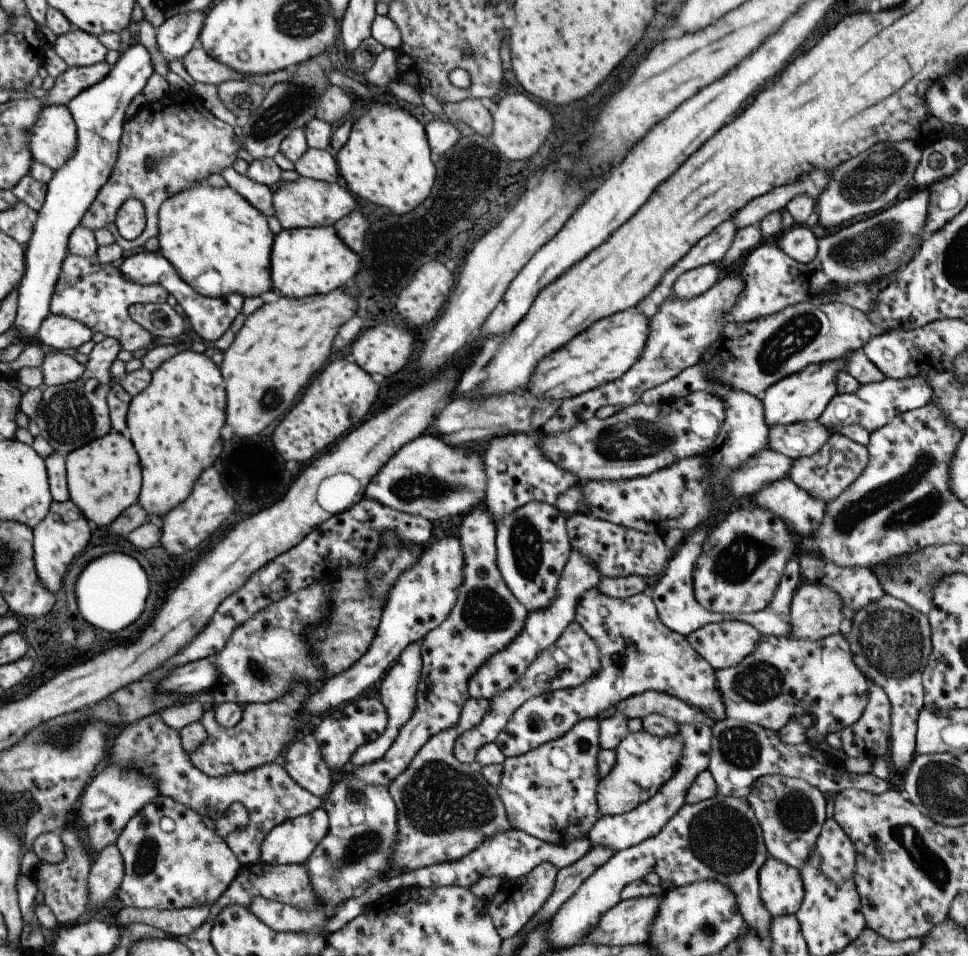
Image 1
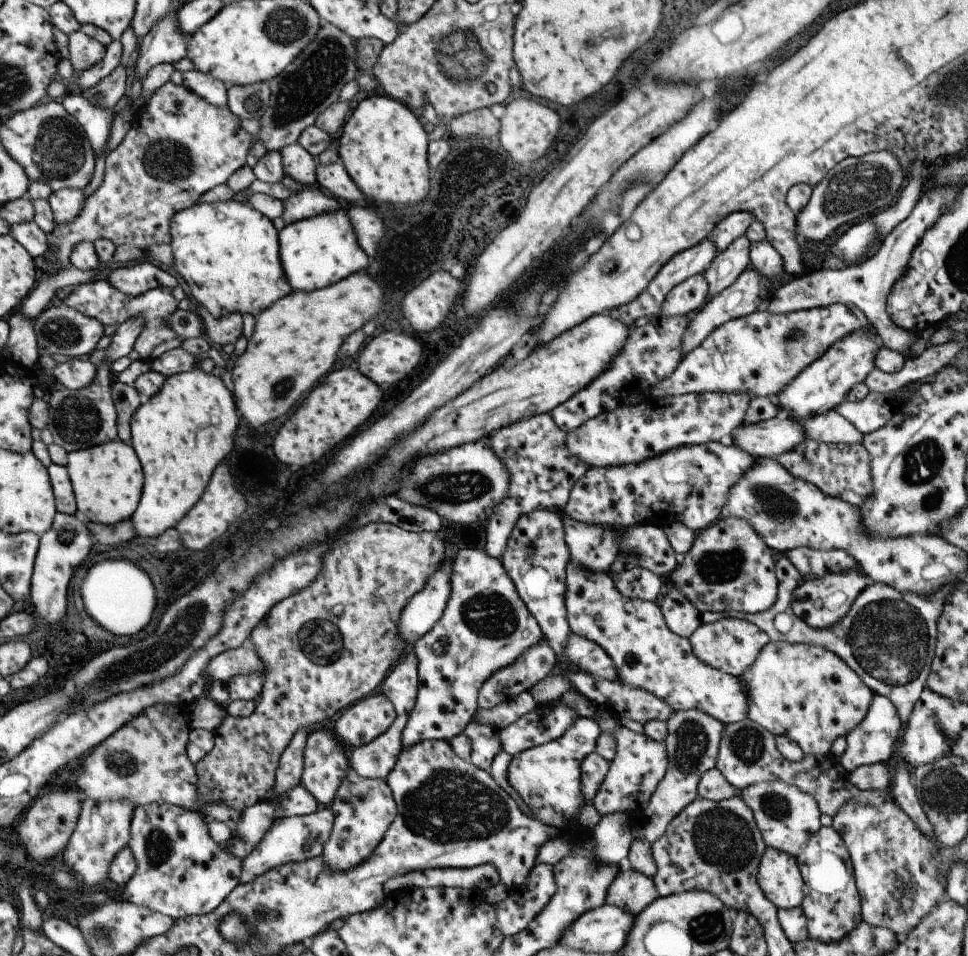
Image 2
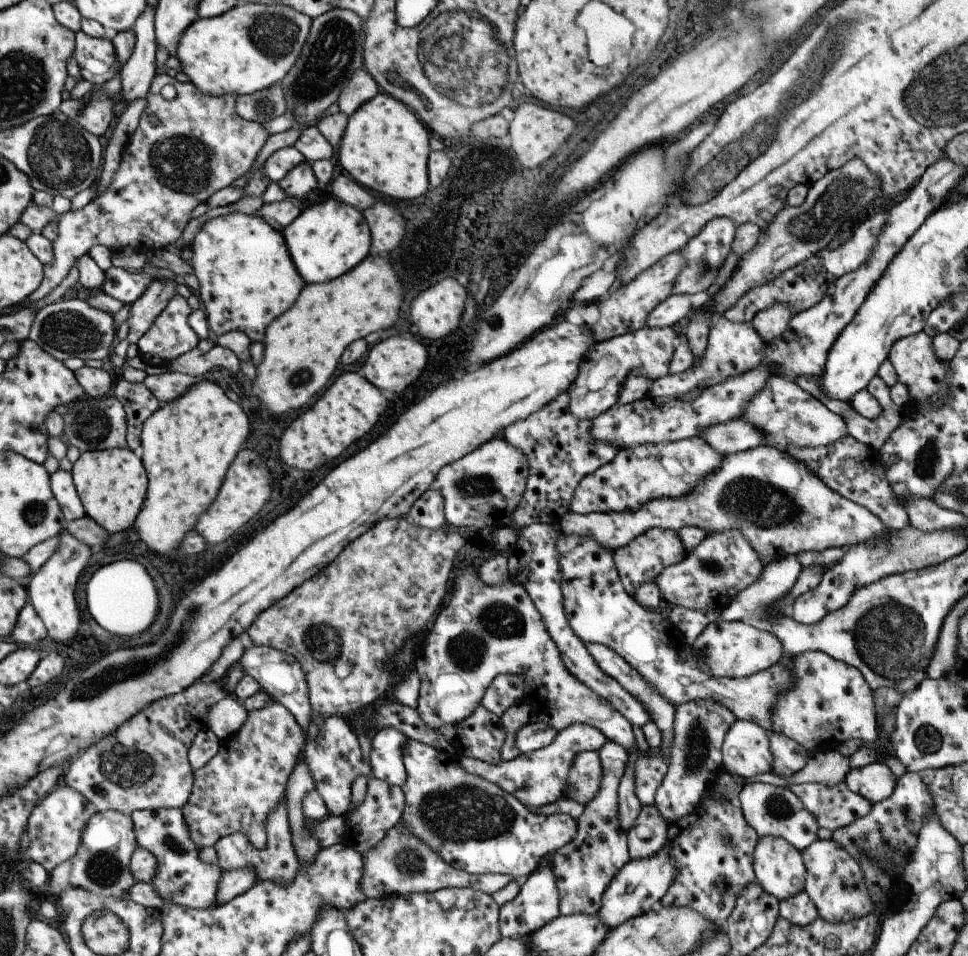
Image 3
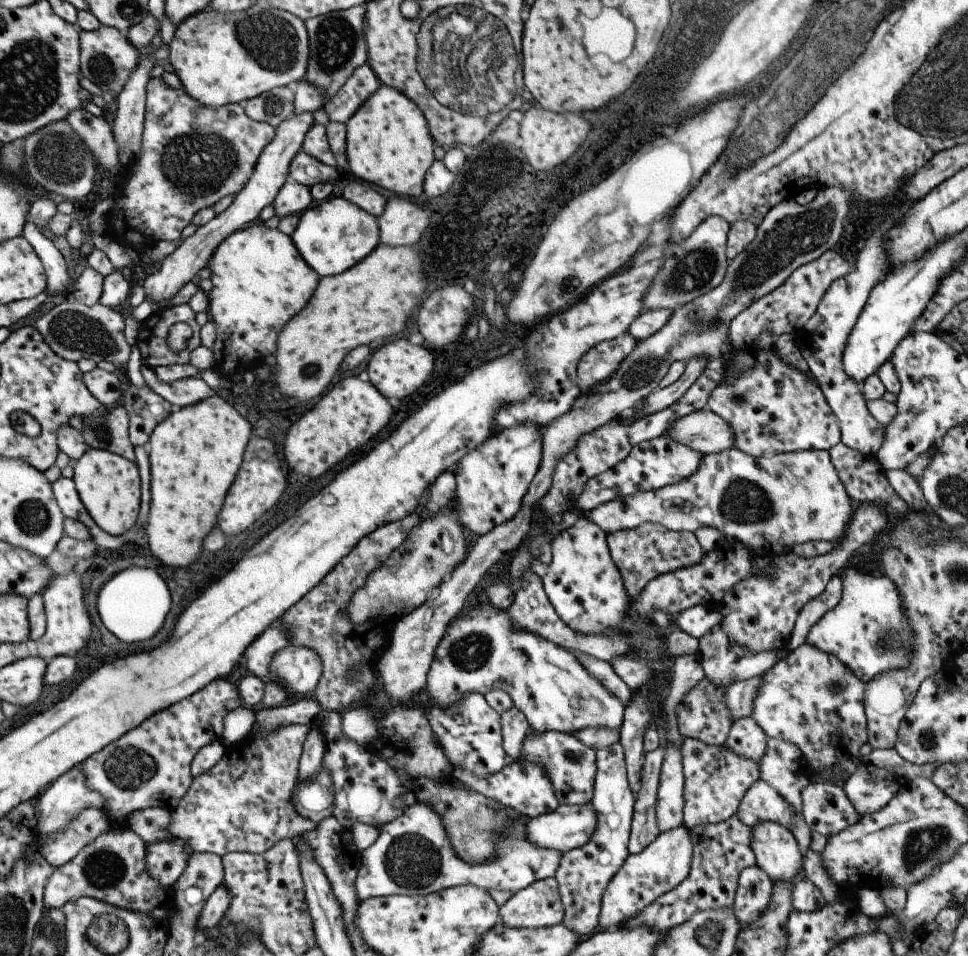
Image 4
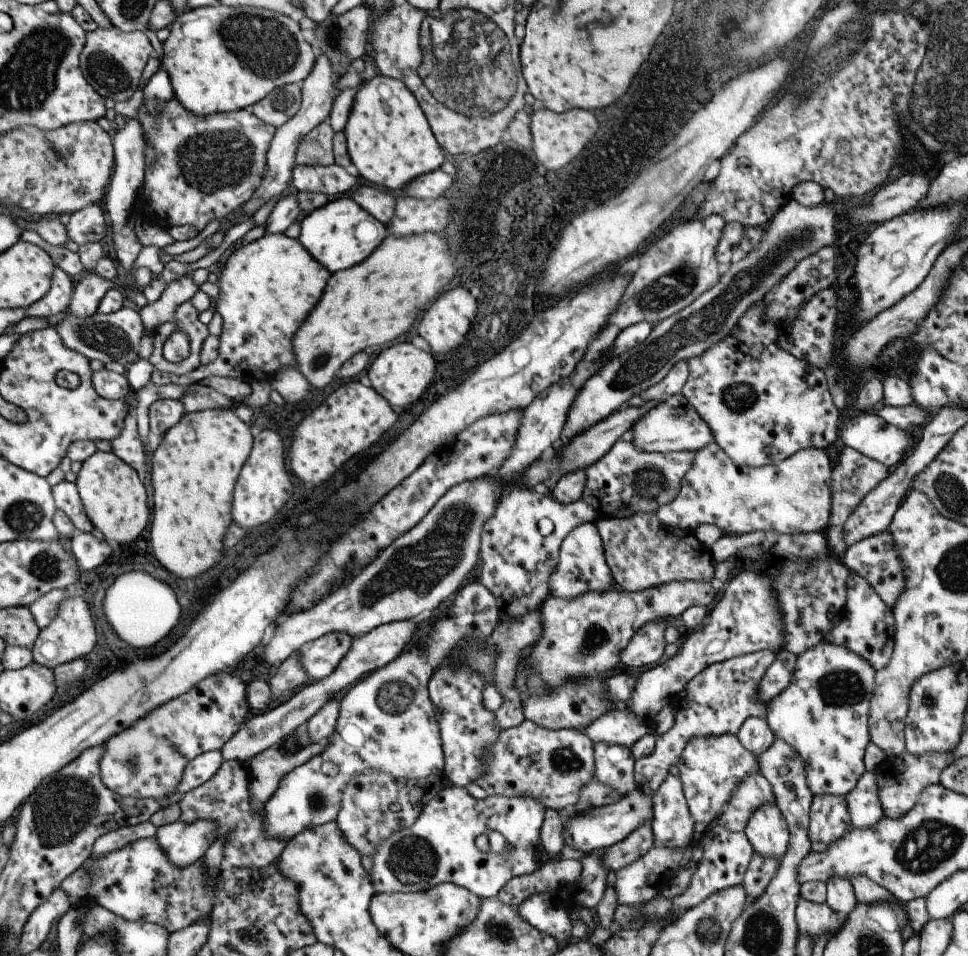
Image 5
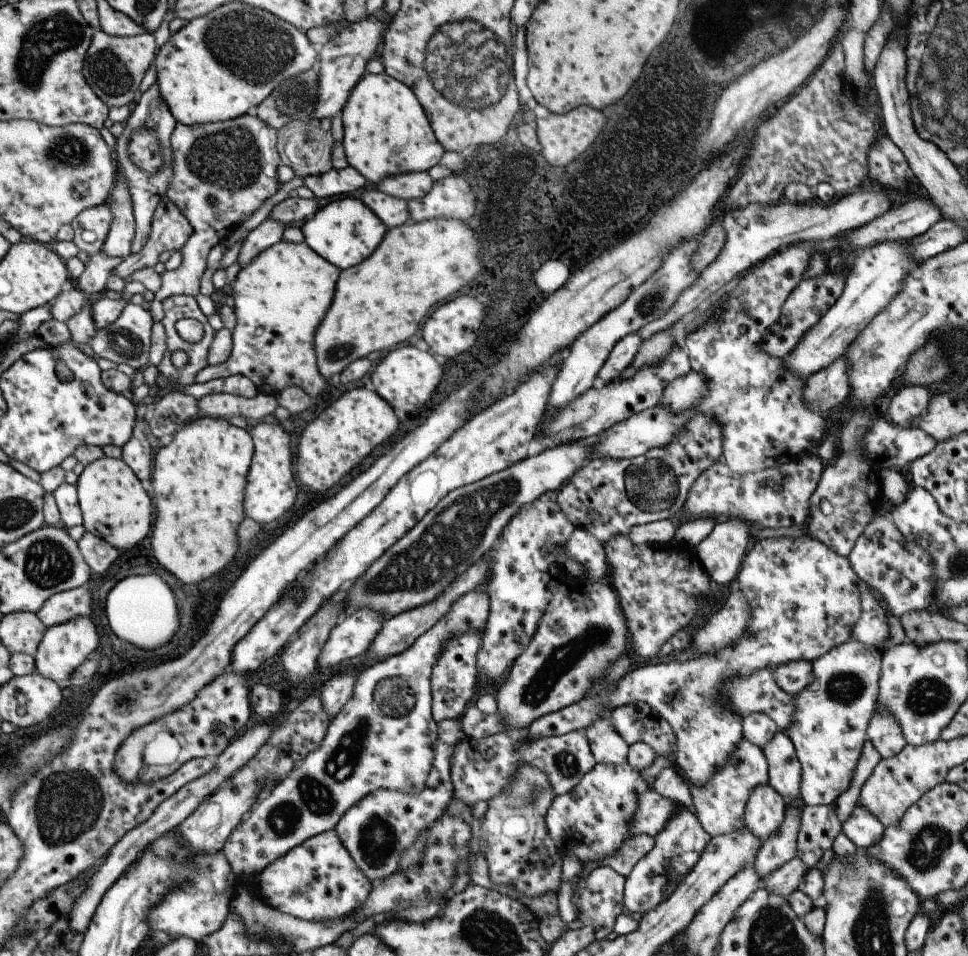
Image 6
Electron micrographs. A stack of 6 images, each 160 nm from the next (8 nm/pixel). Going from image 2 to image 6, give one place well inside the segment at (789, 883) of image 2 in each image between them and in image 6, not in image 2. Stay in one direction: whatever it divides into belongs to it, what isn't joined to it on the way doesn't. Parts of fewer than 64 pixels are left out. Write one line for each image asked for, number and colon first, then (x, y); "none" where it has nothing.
3: (777, 866)
4: (775, 851)
5: (766, 831)
6: (764, 810)

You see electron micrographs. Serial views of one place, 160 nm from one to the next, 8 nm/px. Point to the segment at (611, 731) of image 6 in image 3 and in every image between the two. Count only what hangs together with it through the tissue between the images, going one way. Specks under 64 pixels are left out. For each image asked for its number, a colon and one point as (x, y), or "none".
3: (582, 869)
4: (583, 874)
5: (613, 765)

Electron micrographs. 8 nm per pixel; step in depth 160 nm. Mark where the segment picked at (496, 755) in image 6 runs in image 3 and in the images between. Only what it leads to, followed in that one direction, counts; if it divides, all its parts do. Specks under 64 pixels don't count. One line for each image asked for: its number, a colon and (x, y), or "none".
3: (583, 780)
4: (570, 766)
5: (551, 766)

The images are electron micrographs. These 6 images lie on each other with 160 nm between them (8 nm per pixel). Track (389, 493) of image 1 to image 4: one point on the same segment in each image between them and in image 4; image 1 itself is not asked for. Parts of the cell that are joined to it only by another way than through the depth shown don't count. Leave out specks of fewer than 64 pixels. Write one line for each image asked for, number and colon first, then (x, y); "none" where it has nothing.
2: (463, 485)
3: (483, 488)
4: (490, 481)

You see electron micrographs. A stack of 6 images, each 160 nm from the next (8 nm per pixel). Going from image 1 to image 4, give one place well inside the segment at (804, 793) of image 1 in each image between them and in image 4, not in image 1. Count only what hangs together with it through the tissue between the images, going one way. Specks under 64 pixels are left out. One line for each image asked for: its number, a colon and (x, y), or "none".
2: (786, 817)
3: (772, 811)
4: (760, 803)

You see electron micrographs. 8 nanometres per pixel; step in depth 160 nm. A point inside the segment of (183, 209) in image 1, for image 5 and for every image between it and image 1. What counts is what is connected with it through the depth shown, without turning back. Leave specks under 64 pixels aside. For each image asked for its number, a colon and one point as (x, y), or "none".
2: (226, 254)
3: (245, 276)
4: (259, 281)
5: (267, 287)

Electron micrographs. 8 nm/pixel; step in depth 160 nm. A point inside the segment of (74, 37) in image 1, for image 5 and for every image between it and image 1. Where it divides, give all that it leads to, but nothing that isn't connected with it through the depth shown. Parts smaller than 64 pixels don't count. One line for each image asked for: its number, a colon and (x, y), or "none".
2: (84, 52)
3: (95, 57)
4: (106, 59)
5: (111, 61)

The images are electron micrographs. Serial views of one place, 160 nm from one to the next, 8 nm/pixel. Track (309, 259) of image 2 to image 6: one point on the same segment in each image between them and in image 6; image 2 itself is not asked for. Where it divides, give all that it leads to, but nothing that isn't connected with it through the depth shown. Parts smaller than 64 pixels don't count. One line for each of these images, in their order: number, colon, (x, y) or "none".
3: (328, 237)
4: (329, 237)
5: (328, 234)
6: (344, 232)

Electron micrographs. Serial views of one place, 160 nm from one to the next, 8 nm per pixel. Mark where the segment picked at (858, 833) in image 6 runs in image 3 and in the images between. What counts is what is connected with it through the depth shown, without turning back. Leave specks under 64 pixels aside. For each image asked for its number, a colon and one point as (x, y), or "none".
3: (874, 782)
4: (869, 788)
5: (863, 806)

